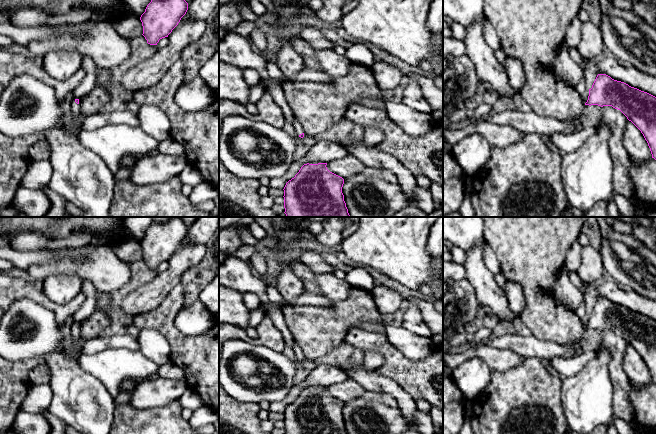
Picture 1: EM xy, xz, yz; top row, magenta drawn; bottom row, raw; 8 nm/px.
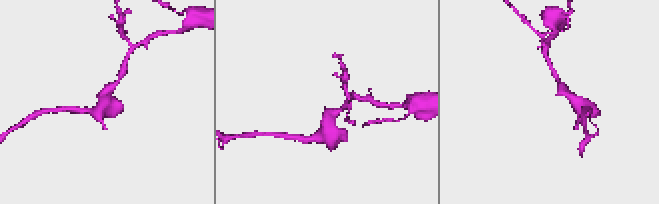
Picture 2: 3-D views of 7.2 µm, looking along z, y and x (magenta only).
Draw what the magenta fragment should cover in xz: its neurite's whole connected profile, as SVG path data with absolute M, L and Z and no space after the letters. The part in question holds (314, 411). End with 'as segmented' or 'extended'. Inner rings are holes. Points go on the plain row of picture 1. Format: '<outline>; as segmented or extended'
M304 388L295 401L286 407L283 413L285 434L348 434L342 417L344 403L330 396L326 389Z; as segmented

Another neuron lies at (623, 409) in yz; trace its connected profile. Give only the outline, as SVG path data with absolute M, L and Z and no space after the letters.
M603 330L595 352L608 350L611 360L608 368L614 388L613 411L617 418L630 422L634 418L634 407L630 400L630 380L623 369L627 341L612 330Z

